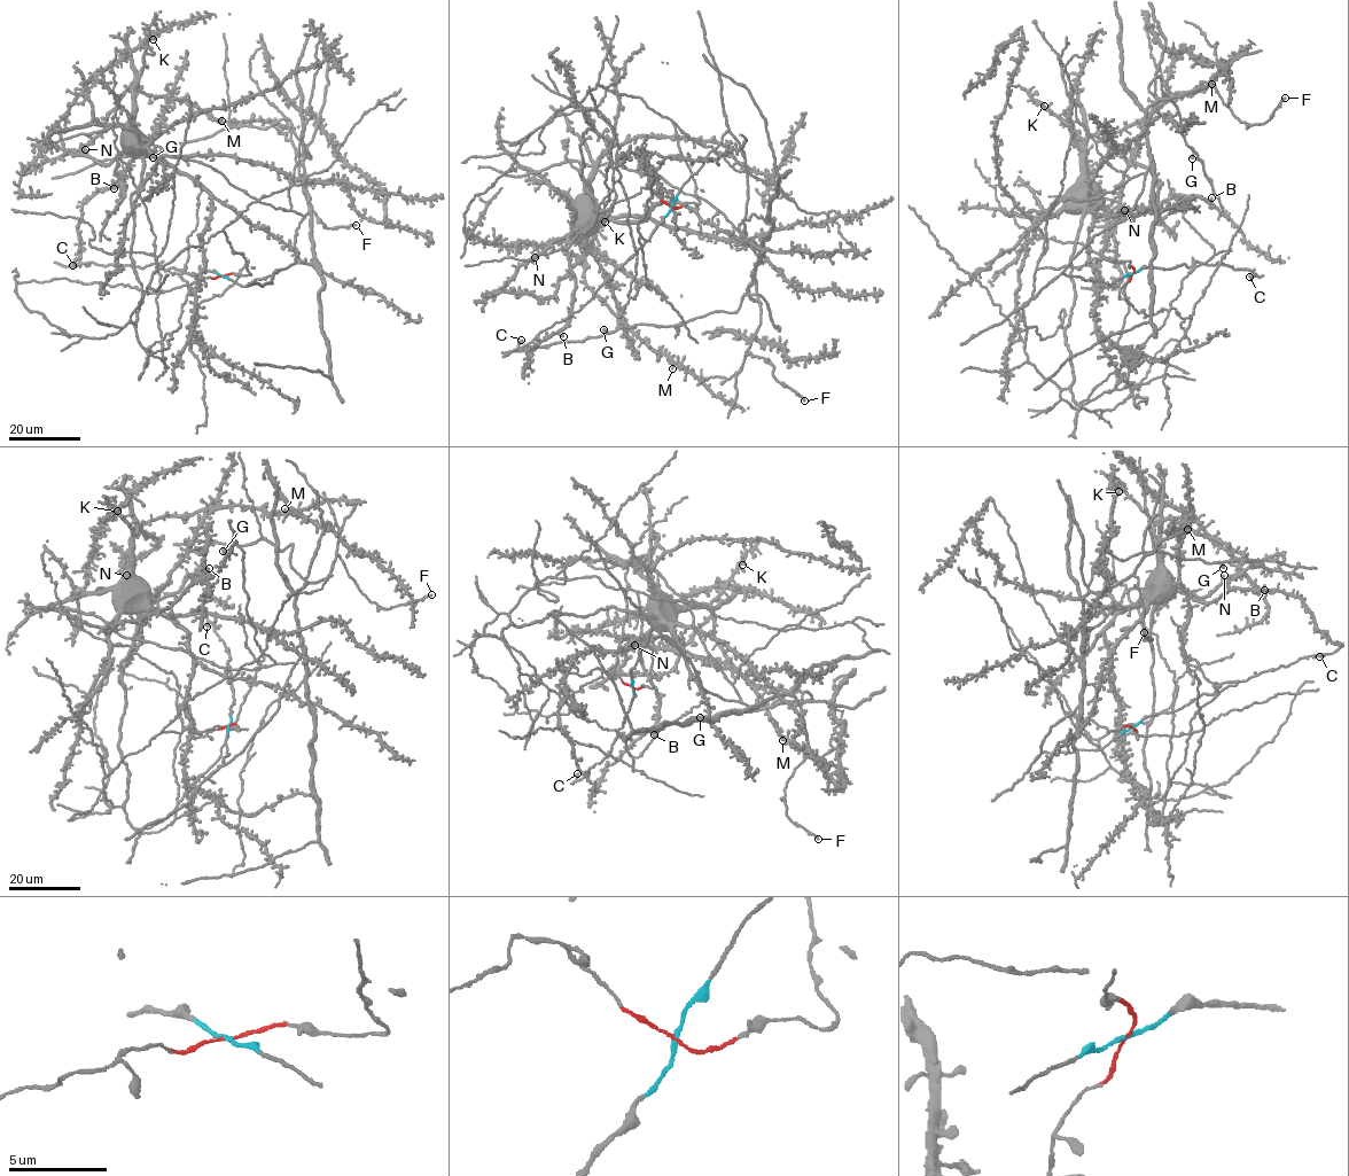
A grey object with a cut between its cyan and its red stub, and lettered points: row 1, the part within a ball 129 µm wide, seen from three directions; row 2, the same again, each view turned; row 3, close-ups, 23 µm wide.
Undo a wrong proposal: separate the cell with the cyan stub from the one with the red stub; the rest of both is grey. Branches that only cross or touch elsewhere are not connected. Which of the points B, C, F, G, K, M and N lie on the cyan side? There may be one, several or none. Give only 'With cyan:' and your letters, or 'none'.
With cyan: C, F, G

